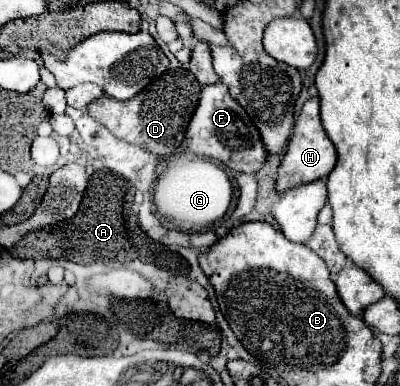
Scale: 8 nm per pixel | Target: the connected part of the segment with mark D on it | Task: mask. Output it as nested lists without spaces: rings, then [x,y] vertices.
[[[180,68],[166,72],[156,82],[152,82],[148,88],[144,88],[140,94],[126,102],[118,102],[108,96],[98,98],[88,104],[88,114],[100,124],[104,124],[118,138],[142,146],[144,150],[156,156],[168,156],[172,154],[176,144],[184,140],[186,124],[196,108],[198,96],[200,96],[198,80],[190,72]]]

